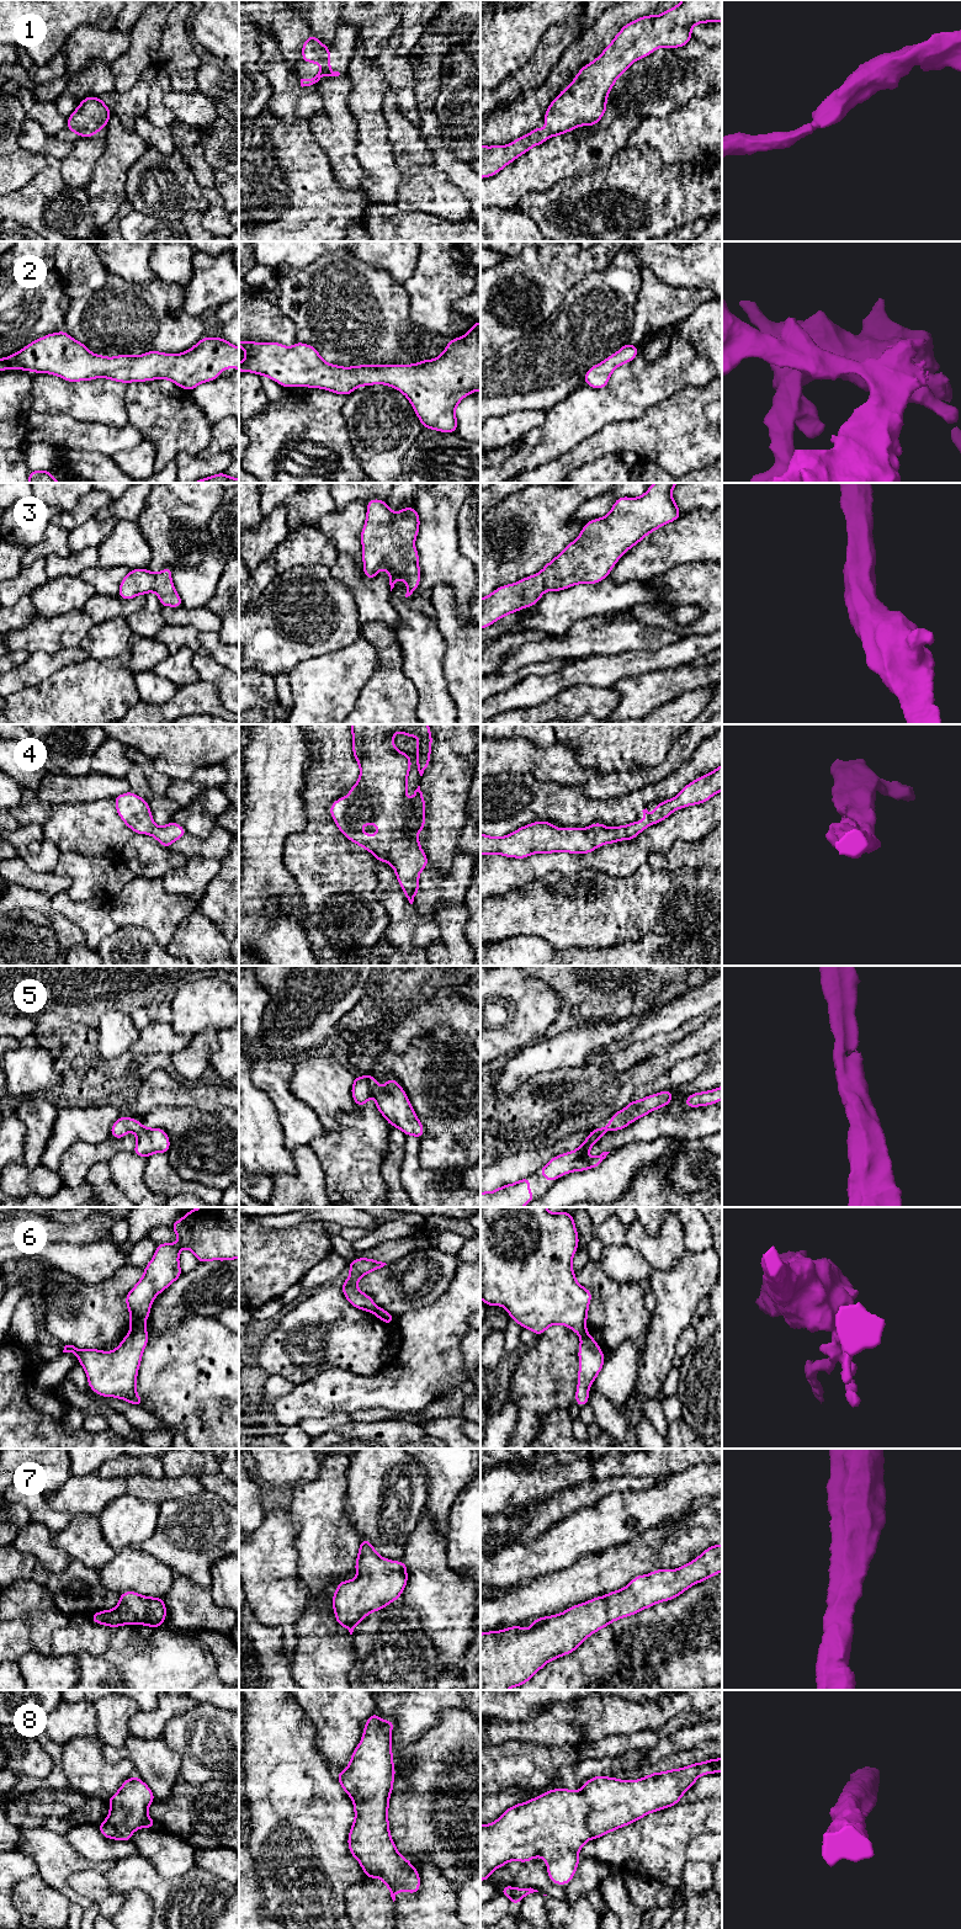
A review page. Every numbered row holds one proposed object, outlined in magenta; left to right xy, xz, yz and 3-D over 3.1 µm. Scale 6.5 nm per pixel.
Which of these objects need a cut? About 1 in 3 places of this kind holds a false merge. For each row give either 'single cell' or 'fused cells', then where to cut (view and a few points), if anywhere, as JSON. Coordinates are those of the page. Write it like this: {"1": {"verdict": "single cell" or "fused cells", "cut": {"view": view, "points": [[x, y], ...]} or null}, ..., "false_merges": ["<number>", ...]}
{"1": {"verdict": "single cell", "cut": null}, "2": {"verdict": "single cell", "cut": null}, "3": {"verdict": "single cell", "cut": null}, "4": {"verdict": "single cell", "cut": null}, "5": {"verdict": "single cell", "cut": null}, "6": {"verdict": "fused cells", "cut": {"view": "xy", "points": [[143, 1324], [131, 1333]]}}, "7": {"verdict": "single cell", "cut": null}, "8": {"verdict": "single cell", "cut": null}, "false_merges": ["6"]}

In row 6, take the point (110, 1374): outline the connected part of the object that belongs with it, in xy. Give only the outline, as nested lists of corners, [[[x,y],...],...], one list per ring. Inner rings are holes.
[[[140,1325],[128,1333],[113,1351],[65,1345],[63,1353],[78,1355],[78,1364],[87,1375],[89,1387],[99,1396],[124,1399],[142,1407],[143,1399],[137,1394],[136,1386],[147,1344],[148,1330],[145,1325]]]

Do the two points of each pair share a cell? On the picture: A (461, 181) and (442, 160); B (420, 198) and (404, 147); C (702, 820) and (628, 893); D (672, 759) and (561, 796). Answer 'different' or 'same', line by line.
A: same
B: same
C: different
D: different

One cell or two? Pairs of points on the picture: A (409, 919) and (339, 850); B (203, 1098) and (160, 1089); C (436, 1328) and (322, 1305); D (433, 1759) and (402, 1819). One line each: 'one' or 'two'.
A: two
B: one
C: two
D: one

